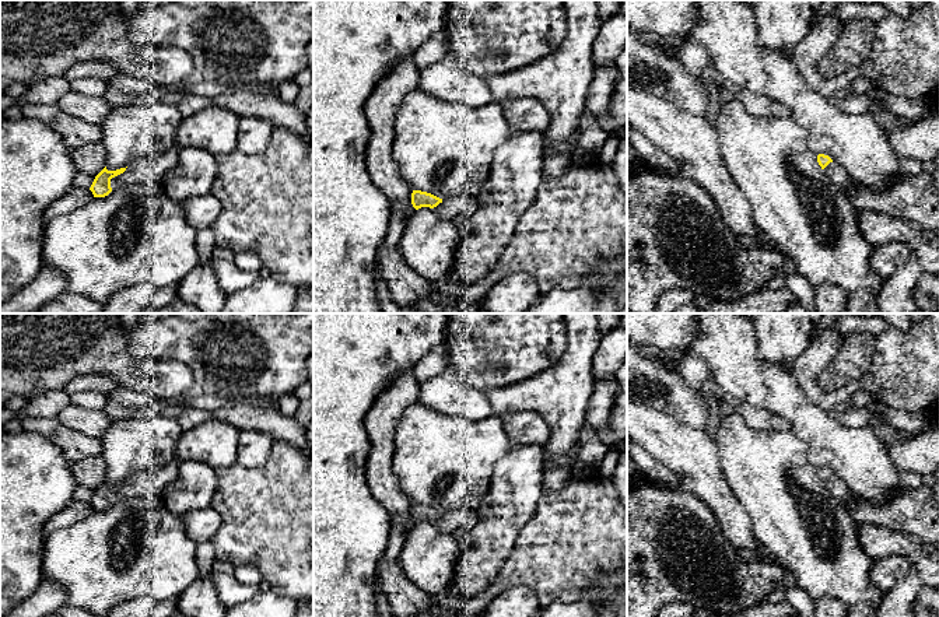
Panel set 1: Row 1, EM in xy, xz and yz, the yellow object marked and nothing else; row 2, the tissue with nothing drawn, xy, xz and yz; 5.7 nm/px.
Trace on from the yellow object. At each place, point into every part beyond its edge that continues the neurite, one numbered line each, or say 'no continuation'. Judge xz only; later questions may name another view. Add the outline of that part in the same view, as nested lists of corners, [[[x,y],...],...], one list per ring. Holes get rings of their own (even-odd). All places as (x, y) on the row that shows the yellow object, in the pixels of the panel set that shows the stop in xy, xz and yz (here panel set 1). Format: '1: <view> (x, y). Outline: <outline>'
1: xz (452, 207). Outline: [[[479,196],[448,197],[442,200],[434,210],[441,220],[467,220],[479,208]]]

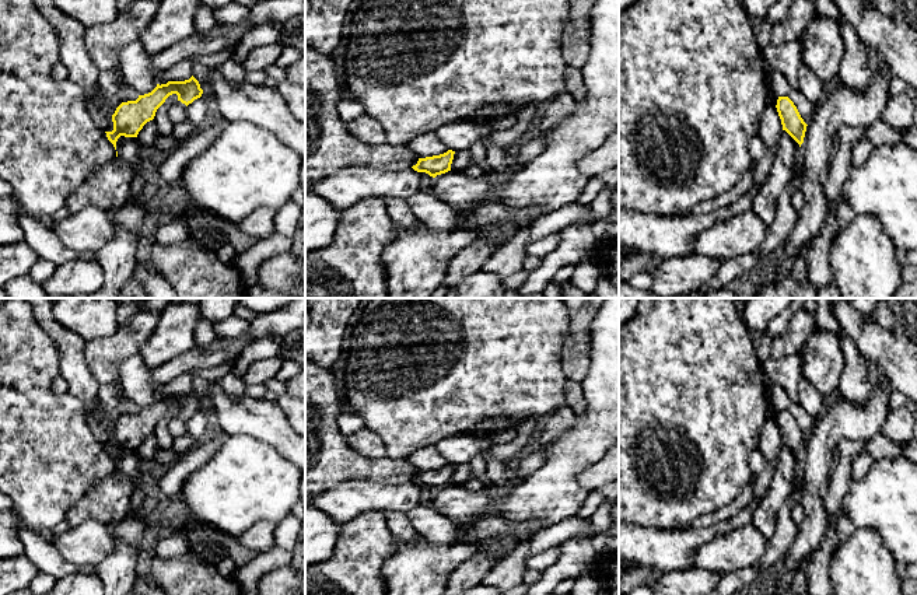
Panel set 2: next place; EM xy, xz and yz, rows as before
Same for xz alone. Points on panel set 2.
no continuation

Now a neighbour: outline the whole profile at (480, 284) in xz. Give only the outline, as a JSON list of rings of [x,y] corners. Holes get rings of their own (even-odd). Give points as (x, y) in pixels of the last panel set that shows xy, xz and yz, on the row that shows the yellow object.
[[[483,270],[466,276],[444,298],[504,298],[503,279]]]

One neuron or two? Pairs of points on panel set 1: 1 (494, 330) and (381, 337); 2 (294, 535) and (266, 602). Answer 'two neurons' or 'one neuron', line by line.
1: two neurons
2: two neurons

